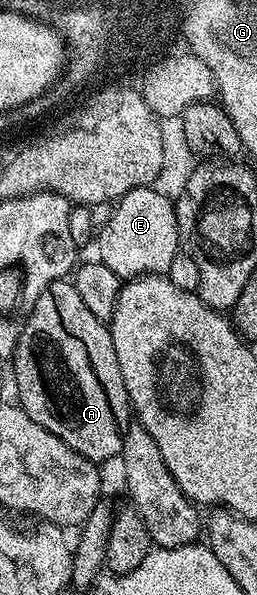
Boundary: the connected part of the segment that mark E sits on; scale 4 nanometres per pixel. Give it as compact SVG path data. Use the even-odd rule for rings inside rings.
M152 185L135 187L124 192L124 196L111 208L111 215L106 223L99 228L98 239L99 235L99 262L104 263L106 269L112 270L122 281L139 279L142 275L167 276L170 261L174 261L174 257L182 249L180 246L180 230L176 220L176 204L161 193L156 192Z

